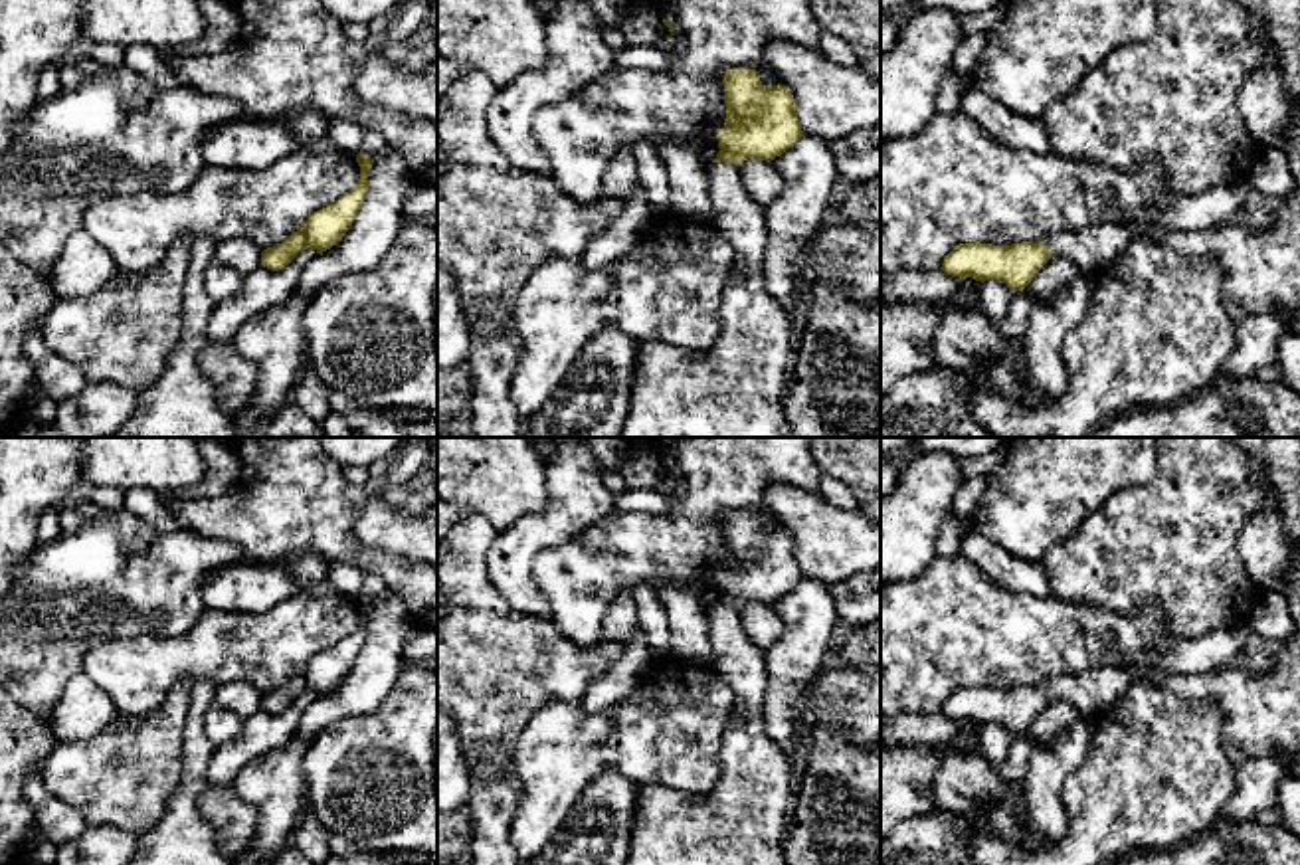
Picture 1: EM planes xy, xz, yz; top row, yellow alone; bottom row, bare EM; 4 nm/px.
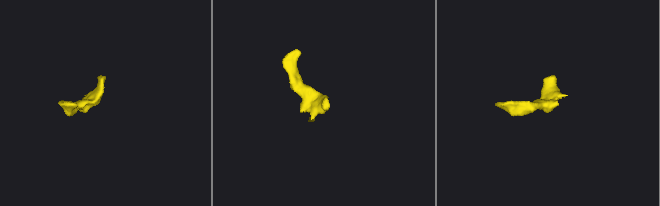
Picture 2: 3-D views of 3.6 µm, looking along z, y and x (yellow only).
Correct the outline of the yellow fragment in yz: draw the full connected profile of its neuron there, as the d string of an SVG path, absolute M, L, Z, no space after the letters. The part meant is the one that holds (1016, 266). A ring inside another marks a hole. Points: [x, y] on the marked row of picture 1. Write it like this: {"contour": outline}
{"contour": "M1300 101L1290 109L1282 146L1292 174L1292 194L1278 200L1268 230L1225 222L1197 232L1160 226L1094 224L1057 232L1043 241L1011 245L960 243L942 271L975 281L997 279L1013 293L1023 291L1051 257L1070 259L1092 275L1118 259L1138 238L1158 240L1189 255L1213 255L1227 269L1223 305L1233 323L1247 315L1300 313Z"}

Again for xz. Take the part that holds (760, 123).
{"contour": "M748 67L724 71L726 123L718 131L718 154L704 168L712 226L734 245L742 275L724 287L722 331L706 350L683 350L663 342L639 342L629 414L619 437L791 437L784 412L791 360L791 317L768 295L764 251L766 208L744 186L740 164L774 160L801 137L795 99L784 85L766 87Z"}

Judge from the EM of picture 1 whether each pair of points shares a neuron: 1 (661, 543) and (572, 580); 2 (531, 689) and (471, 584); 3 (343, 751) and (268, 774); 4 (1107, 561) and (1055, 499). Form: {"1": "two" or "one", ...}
{"1": "one", "2": "one", "3": "two", "4": "two"}

